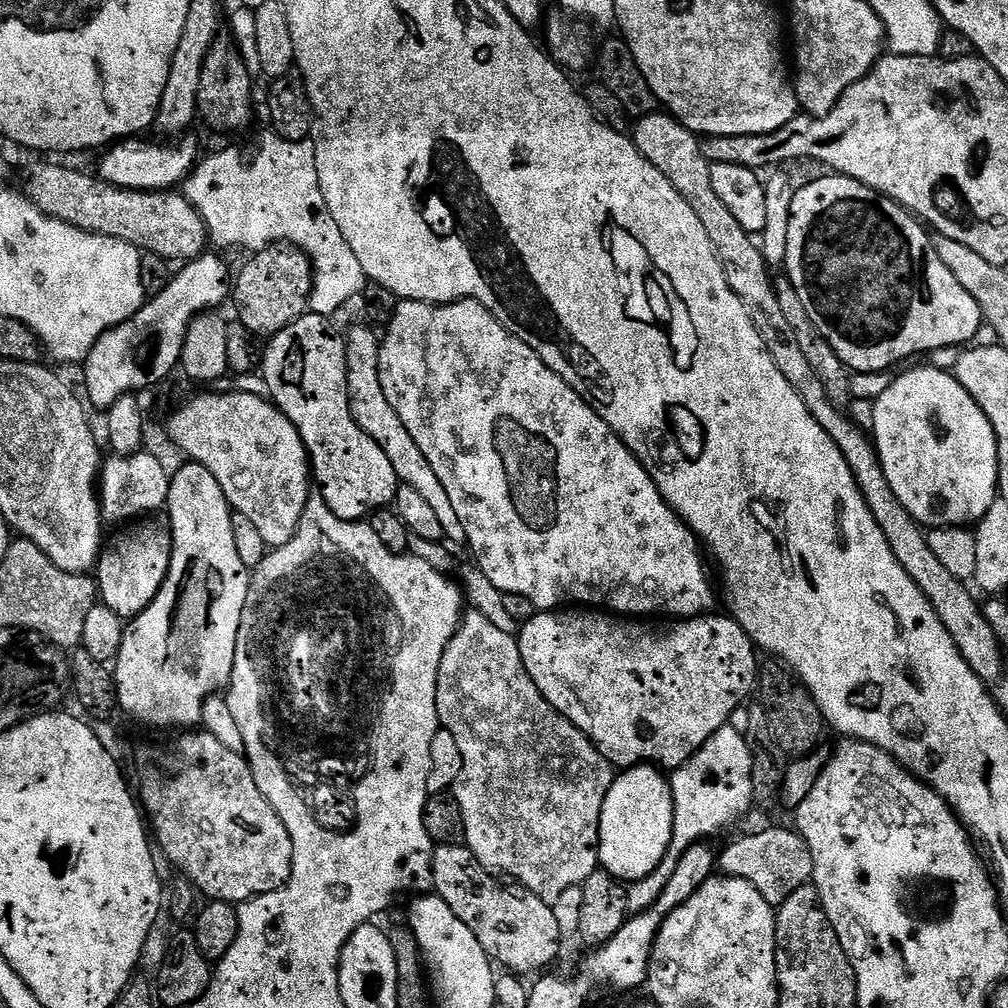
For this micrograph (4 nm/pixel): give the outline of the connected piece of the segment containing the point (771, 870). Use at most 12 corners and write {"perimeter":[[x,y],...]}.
{"perimeter":[[768,828],[718,856],[774,906],[812,878],[799,831]]}

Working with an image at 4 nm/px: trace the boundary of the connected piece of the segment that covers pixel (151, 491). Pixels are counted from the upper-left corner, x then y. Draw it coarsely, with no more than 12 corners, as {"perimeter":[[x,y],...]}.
{"perimeter":[[148,450],[103,461],[100,511],[109,525],[159,513],[169,469]]}

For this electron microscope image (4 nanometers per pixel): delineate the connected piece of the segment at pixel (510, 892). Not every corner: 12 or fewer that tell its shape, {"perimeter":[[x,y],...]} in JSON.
{"perimeter":[[467,846],[432,854],[432,888],[513,974],[556,960],[551,903]]}

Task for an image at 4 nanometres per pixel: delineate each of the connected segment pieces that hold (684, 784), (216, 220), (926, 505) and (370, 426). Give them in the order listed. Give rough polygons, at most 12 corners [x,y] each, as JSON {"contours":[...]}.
{"contours":[[[720,728],[671,773],[668,852],[628,888],[648,910],[683,852],[707,841],[750,801],[750,745]],[[311,139],[205,155],[182,185],[209,241],[312,259],[309,309],[366,287]],[[951,371],[897,375],[871,408],[886,482],[920,525],[998,499],[990,418]],[[346,332],[350,410],[382,446],[400,484],[438,514],[445,537],[466,530],[434,466],[382,390],[381,337]]]}

